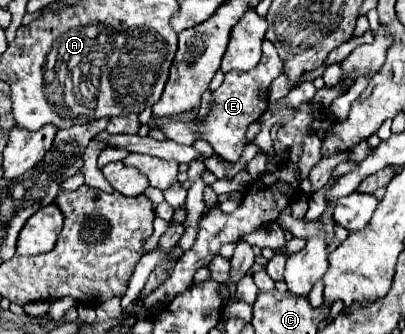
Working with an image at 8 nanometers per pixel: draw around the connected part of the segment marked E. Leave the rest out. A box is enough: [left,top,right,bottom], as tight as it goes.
[149,40,283,160]

